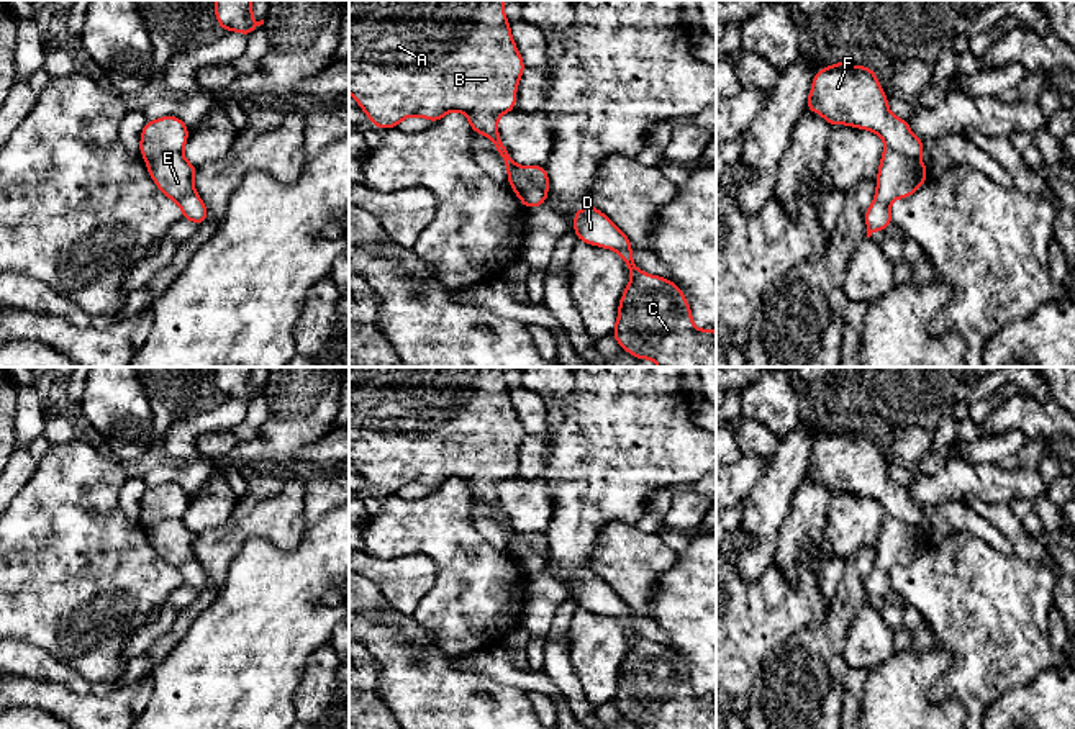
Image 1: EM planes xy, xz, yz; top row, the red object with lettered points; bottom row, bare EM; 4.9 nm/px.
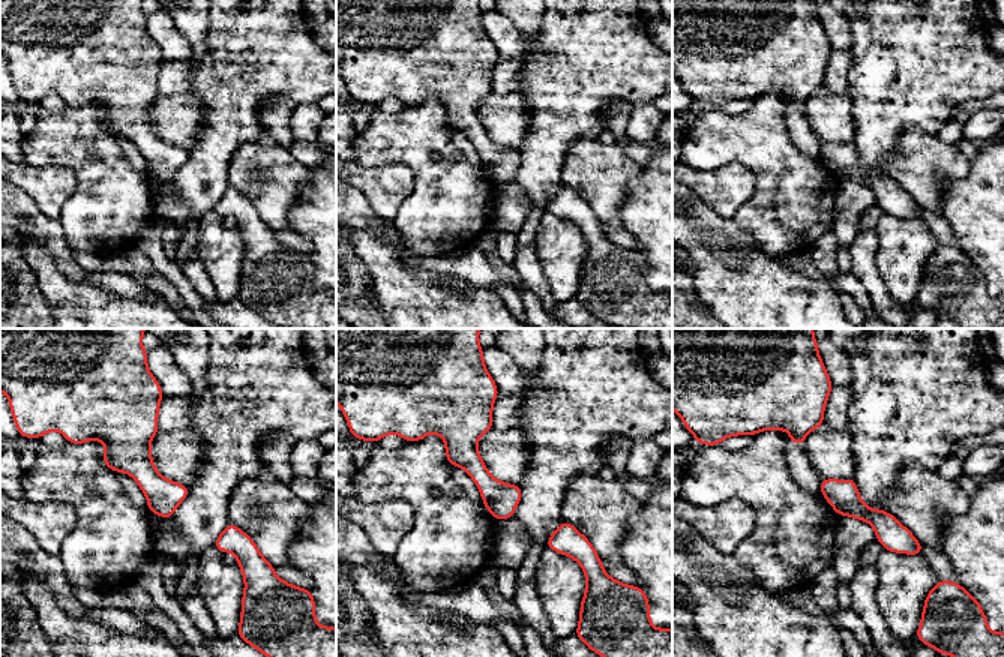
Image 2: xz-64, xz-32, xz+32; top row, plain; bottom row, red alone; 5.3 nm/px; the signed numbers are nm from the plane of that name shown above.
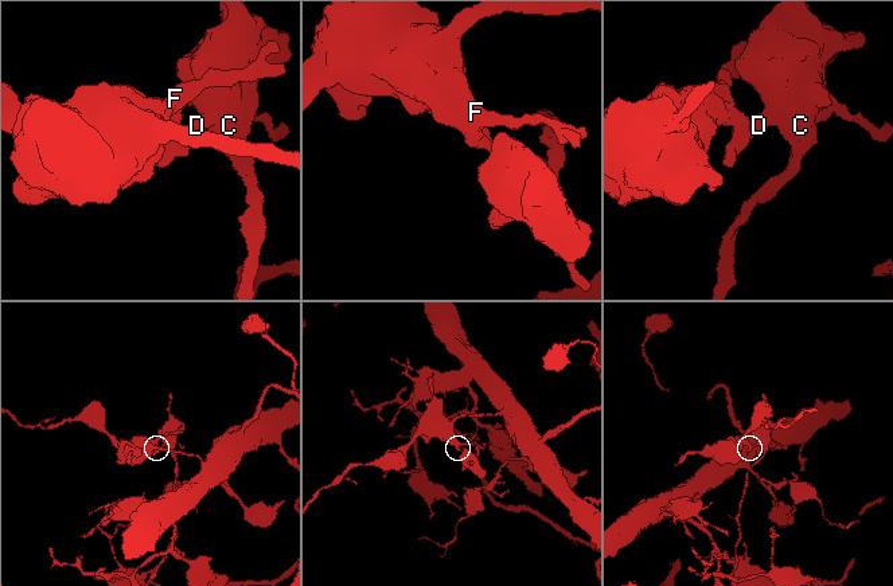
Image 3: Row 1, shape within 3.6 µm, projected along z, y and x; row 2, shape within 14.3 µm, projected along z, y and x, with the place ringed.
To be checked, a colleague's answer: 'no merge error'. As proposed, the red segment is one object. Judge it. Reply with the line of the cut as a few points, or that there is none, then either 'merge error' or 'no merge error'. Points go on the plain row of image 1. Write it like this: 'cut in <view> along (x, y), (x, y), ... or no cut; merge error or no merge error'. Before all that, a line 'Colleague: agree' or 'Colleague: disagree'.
Colleague: disagree
cut in xy along (181, 518), (166, 518), (146, 526); merge error

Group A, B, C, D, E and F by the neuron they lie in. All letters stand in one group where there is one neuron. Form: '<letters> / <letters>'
A B F / C D E

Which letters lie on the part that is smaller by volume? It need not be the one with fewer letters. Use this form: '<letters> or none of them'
C, D, E

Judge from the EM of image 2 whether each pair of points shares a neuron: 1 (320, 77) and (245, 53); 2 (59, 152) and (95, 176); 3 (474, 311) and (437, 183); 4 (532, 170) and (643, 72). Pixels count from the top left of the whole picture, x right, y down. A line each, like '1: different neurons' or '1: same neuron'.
1: same neuron
2: same neuron
3: different neurons
4: same neuron

